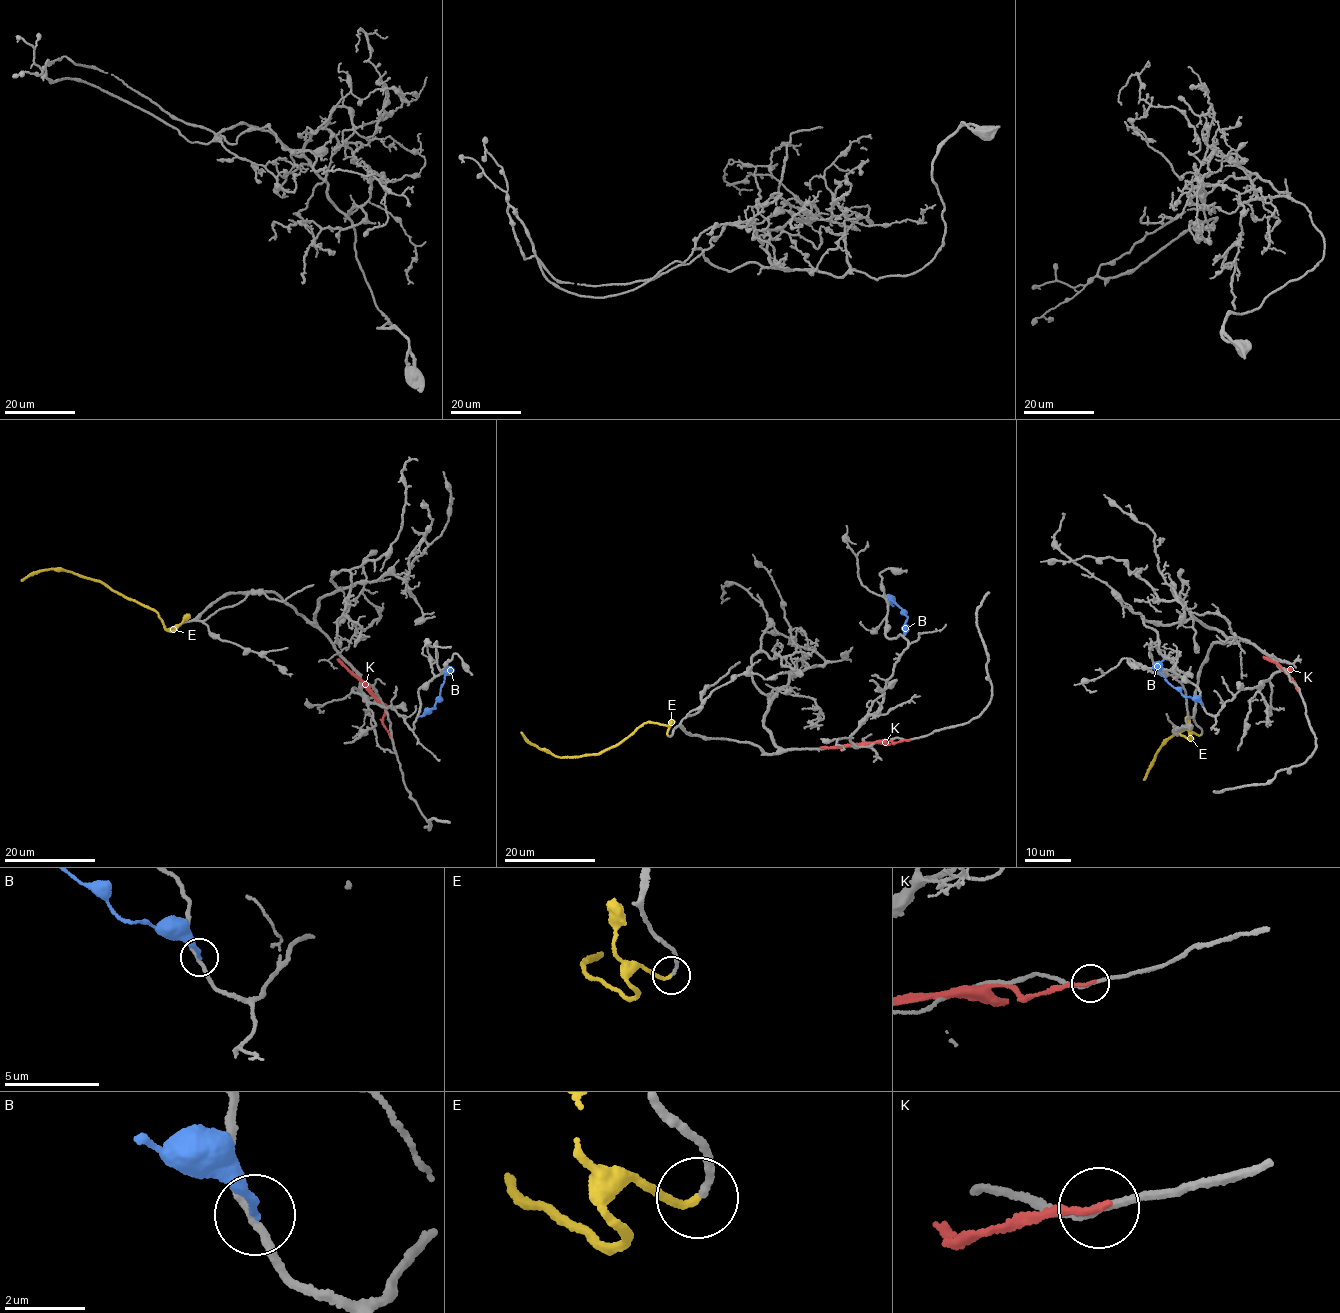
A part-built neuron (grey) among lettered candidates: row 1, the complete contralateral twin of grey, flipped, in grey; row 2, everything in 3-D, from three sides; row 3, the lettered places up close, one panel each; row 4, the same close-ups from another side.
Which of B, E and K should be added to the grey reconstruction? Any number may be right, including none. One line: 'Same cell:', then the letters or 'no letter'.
Same cell: E

